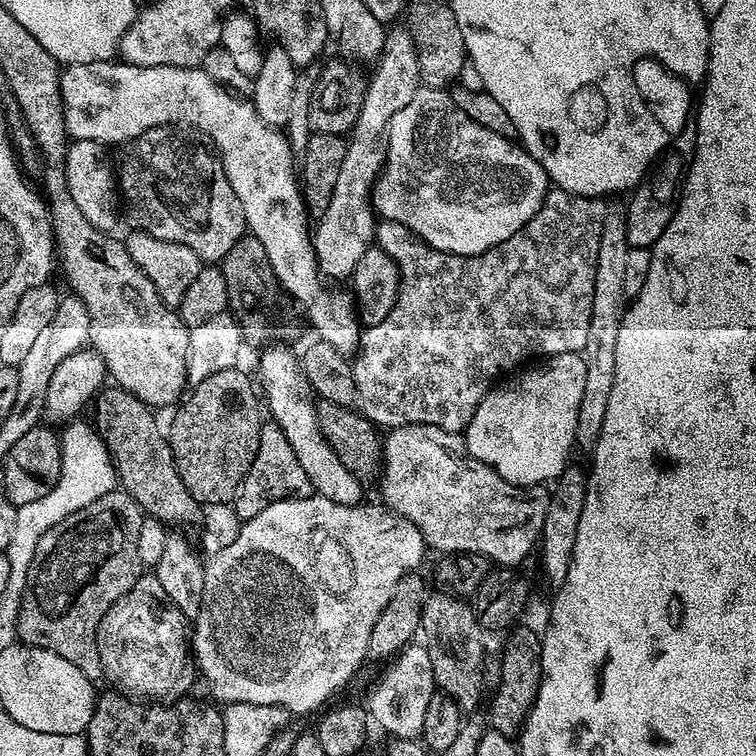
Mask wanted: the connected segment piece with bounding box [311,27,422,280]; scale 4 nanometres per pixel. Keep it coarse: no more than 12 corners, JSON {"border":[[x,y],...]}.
{"border":[[387,29],[330,210],[311,233],[319,272],[351,277],[376,239],[370,197],[390,118],[422,86],[415,38]]}

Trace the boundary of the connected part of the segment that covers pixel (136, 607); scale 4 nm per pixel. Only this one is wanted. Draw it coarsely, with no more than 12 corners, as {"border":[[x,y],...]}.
{"border":[[144,574],[100,623],[104,676],[152,702],[198,680],[189,621]]}

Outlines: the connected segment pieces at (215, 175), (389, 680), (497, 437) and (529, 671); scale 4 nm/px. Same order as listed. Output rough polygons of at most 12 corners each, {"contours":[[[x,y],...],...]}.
{"contours":[[[172,126],[129,140],[139,231],[219,262],[246,235],[217,153]],[[423,643],[396,653],[368,696],[371,723],[419,741],[434,667]],[[579,352],[493,386],[462,433],[515,488],[559,480],[586,390]],[[513,627],[486,715],[515,737],[542,678],[541,633]]]}

